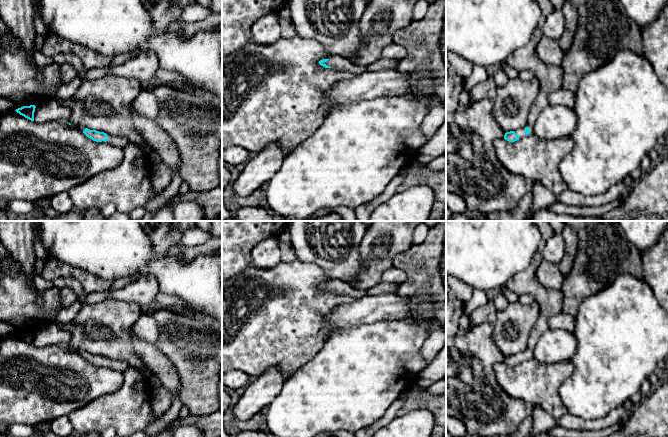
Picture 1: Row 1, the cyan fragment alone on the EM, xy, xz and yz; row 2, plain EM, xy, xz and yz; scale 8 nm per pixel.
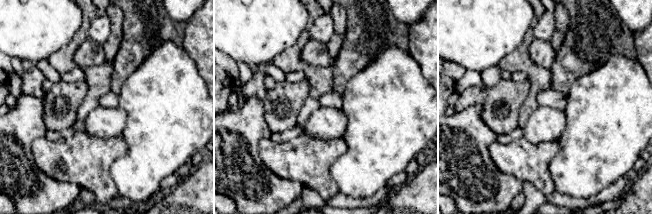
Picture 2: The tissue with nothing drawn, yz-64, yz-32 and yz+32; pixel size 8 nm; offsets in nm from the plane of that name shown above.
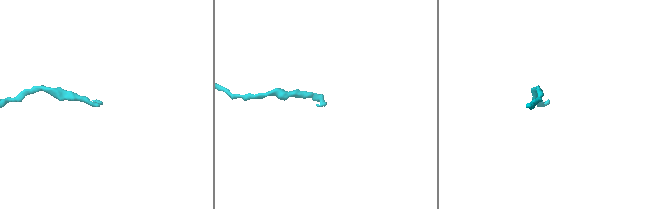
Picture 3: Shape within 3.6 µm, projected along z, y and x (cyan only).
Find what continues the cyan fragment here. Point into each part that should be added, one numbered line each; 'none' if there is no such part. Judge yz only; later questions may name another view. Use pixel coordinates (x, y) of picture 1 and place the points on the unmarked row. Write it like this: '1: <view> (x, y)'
1: yz (521, 355)

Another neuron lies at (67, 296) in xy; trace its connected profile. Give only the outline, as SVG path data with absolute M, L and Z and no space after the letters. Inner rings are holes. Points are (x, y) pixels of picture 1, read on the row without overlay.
M64 287L62 289L59 289L59 292L60 292L59 303L61 309L71 306L77 300L77 295L69 287Z

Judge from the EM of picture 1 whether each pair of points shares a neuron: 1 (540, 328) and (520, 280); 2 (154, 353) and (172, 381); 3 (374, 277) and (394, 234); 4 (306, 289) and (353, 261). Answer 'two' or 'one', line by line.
1: one
2: one
3: one
4: two

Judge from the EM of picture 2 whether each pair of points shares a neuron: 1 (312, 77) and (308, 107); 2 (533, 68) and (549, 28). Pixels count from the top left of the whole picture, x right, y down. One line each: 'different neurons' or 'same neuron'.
1: same neuron
2: different neurons

